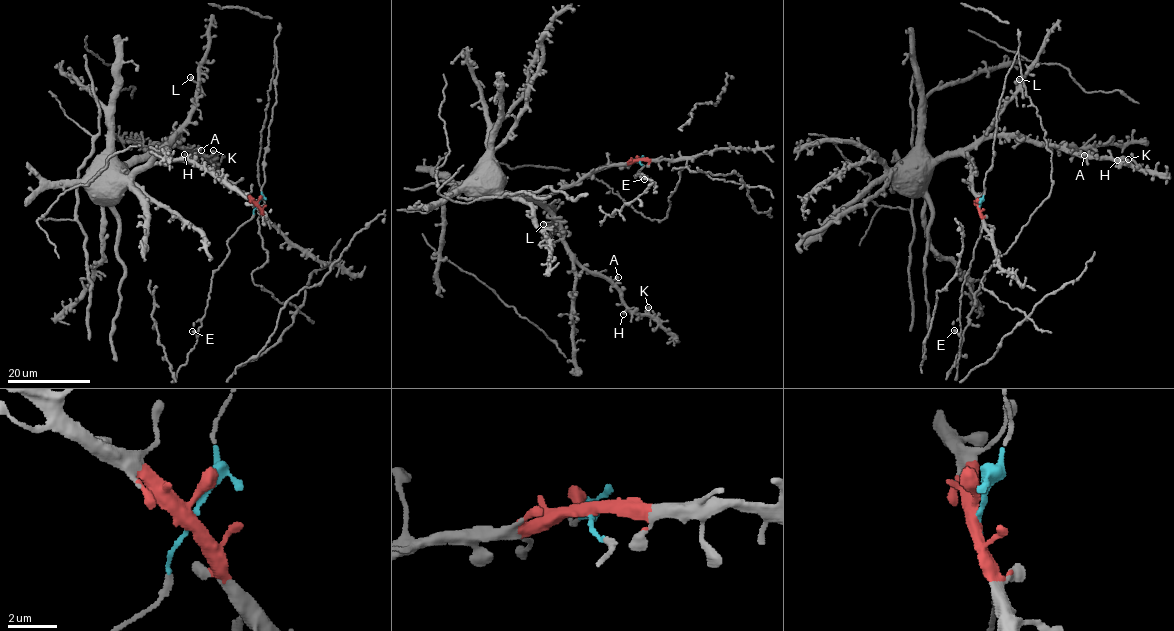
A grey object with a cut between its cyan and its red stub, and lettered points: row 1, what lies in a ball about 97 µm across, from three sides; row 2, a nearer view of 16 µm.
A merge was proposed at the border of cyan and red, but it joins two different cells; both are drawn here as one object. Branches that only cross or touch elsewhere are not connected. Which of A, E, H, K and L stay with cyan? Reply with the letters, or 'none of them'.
E

